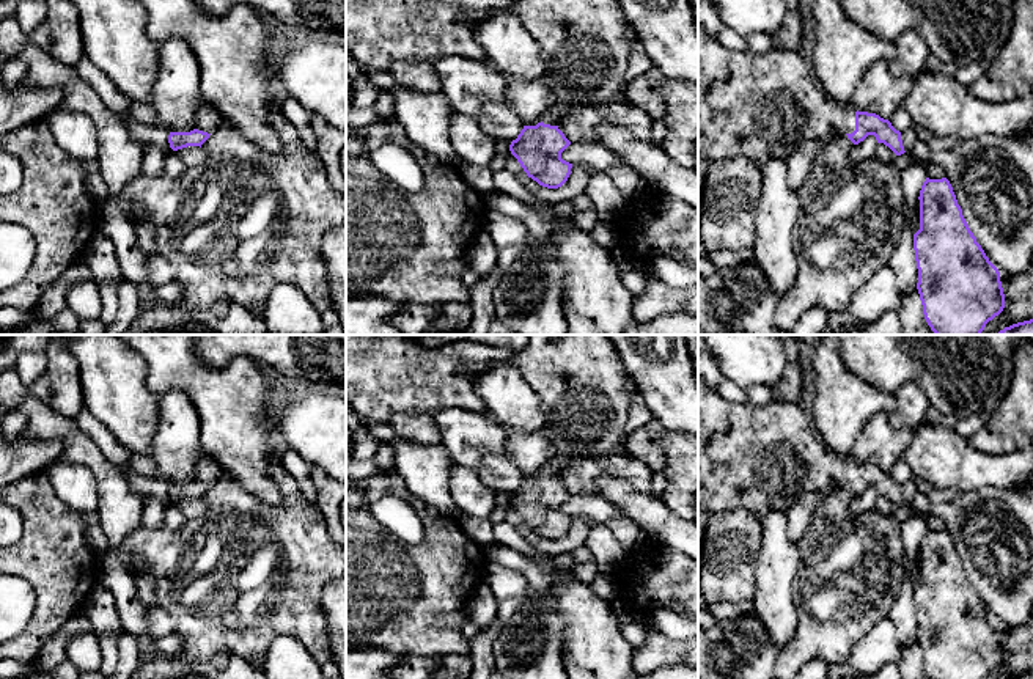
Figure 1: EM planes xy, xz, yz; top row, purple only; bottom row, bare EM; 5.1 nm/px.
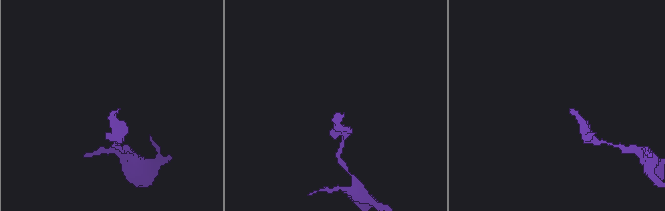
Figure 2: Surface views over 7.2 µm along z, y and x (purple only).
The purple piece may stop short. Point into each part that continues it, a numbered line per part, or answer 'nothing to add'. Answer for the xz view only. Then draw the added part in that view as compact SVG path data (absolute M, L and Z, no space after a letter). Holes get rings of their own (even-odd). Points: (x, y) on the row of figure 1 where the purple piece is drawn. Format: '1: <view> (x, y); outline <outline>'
1: xz (585, 44); outline M517 0L514 13L541 47L546 61L542 77L555 96L555 104L541 118L544 124L558 126L561 116L574 107L604 105L623 96L629 55L638 44L618 0Z

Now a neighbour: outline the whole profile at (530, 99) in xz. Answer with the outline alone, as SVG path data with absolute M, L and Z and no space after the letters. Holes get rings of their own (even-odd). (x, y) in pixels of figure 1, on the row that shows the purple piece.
M544 77L536 80L509 79L505 101L524 126L536 126L555 104L553 91Z

